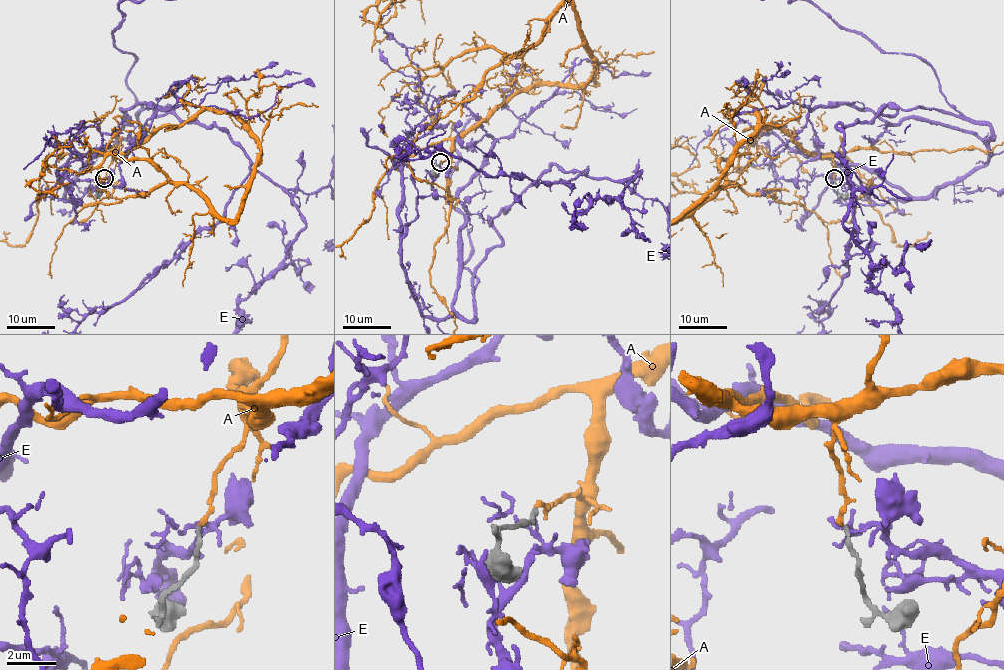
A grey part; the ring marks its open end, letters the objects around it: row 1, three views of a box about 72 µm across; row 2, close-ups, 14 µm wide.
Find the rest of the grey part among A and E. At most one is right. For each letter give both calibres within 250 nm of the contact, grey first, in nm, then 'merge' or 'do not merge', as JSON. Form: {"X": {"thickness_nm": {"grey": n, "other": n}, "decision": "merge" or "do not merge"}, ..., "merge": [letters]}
{"A": {"thickness_nm": {"grey": 180, "other": 190}, "decision": "merge"}, "E": {"thickness_nm": {"grey": 200, "other": 80}, "decision": "do not merge"}, "merge": ["A"]}

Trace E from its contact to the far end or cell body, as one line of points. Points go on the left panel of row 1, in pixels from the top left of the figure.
E: (104, 179), (66, 199), (140, 127), (135, 58), (112, 33)

